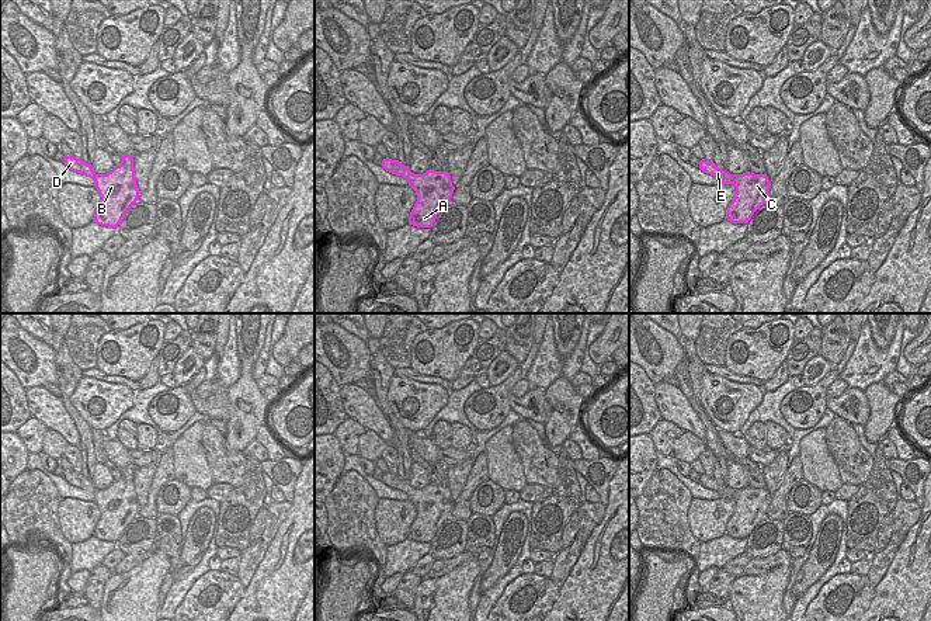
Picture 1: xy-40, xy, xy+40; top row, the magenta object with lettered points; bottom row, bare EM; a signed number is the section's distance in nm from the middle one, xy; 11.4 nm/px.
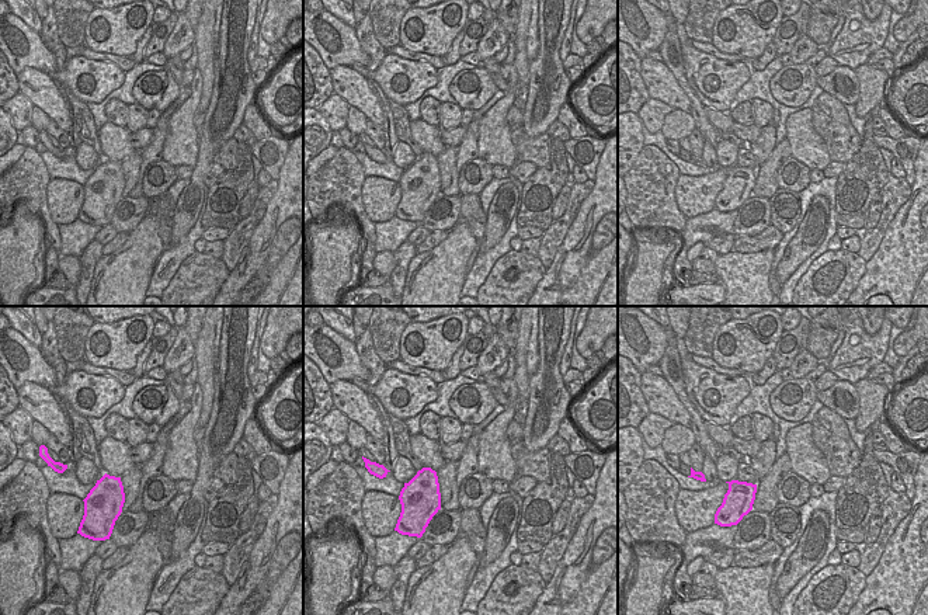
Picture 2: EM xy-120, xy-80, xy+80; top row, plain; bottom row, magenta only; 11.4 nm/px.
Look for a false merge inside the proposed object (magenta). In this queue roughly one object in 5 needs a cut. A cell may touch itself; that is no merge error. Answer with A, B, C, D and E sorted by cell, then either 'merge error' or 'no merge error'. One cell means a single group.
groups A B C D E; no merge error

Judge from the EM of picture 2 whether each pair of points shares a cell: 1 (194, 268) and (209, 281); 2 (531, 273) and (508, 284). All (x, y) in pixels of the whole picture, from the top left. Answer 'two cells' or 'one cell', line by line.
1: one cell
2: one cell

